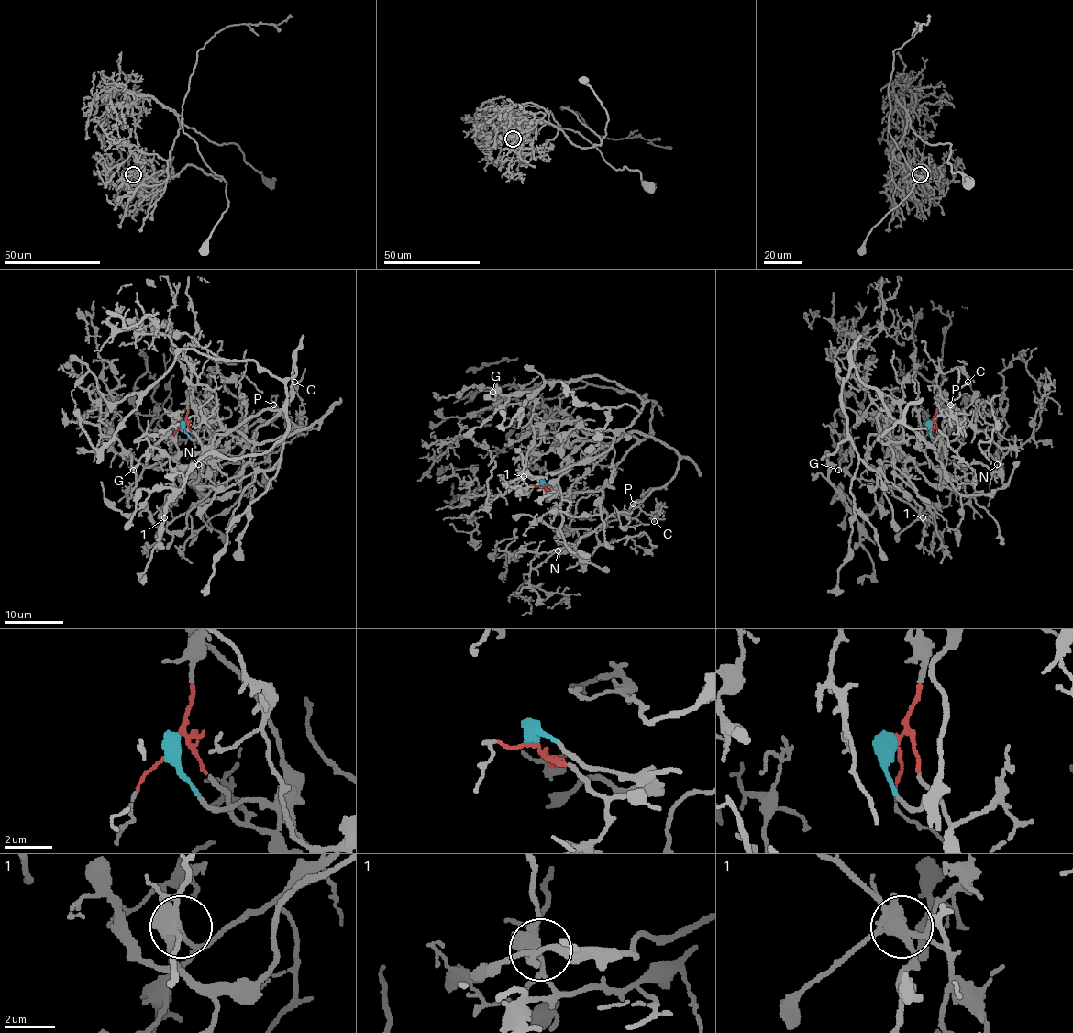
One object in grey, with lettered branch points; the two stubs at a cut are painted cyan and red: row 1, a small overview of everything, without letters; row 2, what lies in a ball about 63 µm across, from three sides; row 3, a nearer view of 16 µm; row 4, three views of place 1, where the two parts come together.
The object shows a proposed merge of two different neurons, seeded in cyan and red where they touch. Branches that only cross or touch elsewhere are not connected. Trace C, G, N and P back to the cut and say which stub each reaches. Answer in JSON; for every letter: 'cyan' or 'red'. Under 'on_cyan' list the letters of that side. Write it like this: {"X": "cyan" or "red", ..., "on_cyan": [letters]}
{"C": "red", "G": "red", "N": "red", "P": "red", "on_cyan": []}

